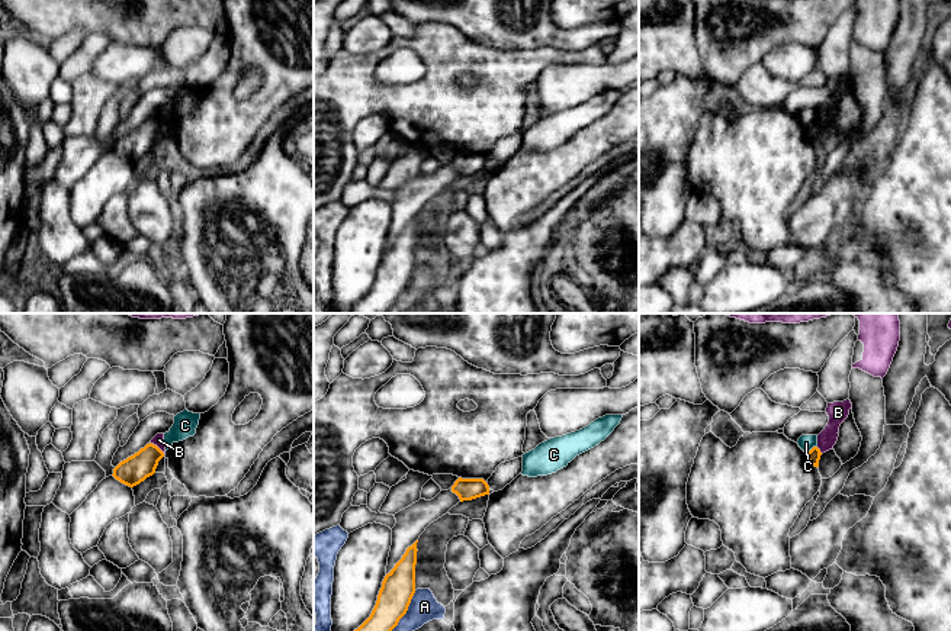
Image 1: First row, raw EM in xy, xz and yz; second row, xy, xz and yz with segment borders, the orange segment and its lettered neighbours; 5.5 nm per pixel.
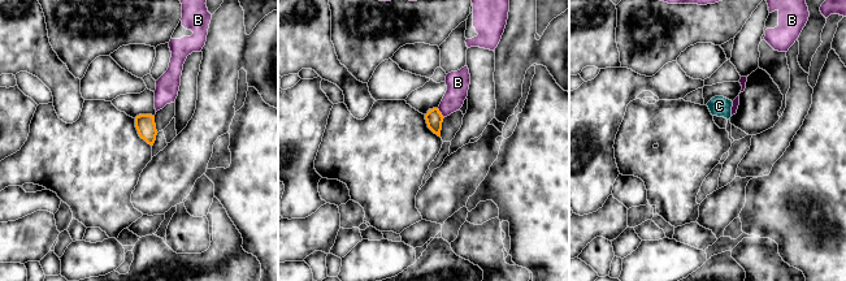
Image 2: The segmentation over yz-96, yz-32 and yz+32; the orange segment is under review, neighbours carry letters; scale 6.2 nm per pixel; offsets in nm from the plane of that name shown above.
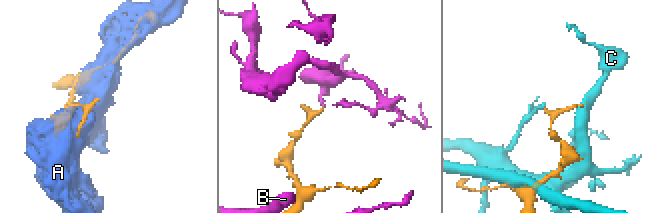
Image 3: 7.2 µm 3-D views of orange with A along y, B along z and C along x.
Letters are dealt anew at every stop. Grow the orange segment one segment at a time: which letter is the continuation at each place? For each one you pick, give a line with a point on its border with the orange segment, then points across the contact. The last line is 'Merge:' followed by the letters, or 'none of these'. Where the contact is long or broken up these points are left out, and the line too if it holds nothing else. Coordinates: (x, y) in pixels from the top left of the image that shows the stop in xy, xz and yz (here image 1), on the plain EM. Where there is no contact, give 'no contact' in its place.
Merge: none of these

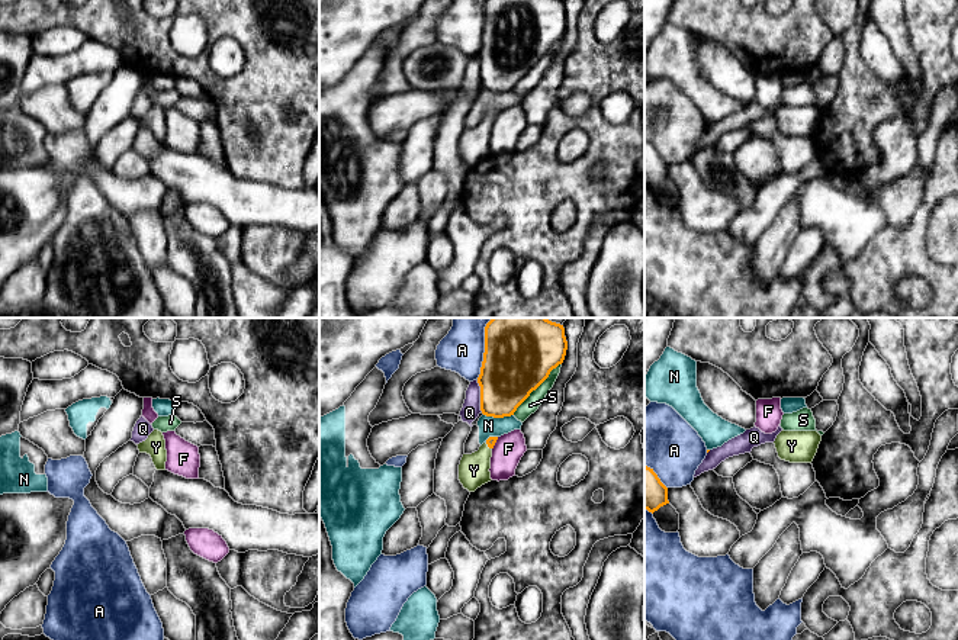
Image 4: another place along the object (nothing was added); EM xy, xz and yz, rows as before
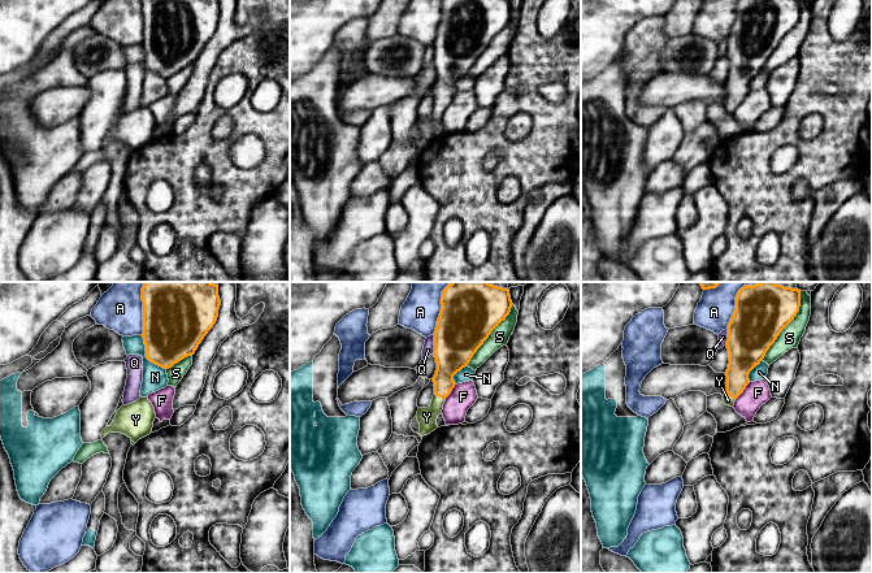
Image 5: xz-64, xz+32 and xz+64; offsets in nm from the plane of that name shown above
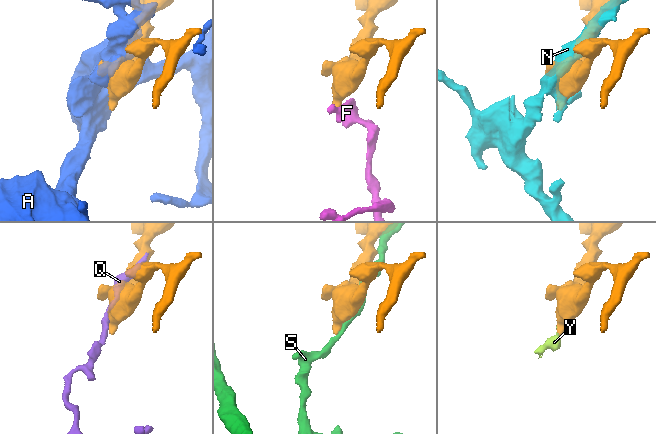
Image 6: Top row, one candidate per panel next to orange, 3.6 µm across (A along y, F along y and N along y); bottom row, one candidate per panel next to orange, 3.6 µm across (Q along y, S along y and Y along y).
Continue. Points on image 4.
Y: meets orange in xz at (488, 121); runs through xz (491, 116), (488, 121), (473, 145)
Merge: Y

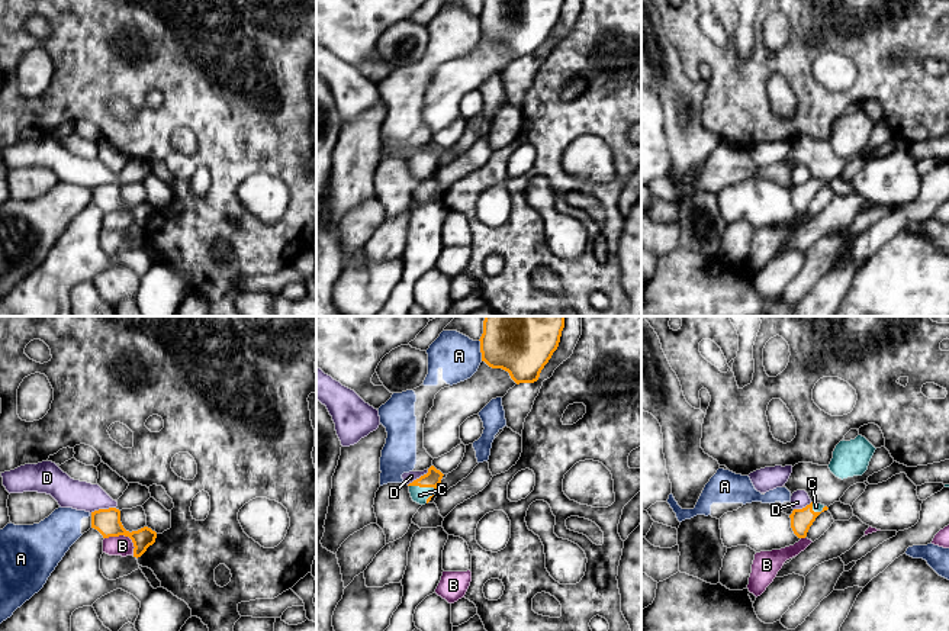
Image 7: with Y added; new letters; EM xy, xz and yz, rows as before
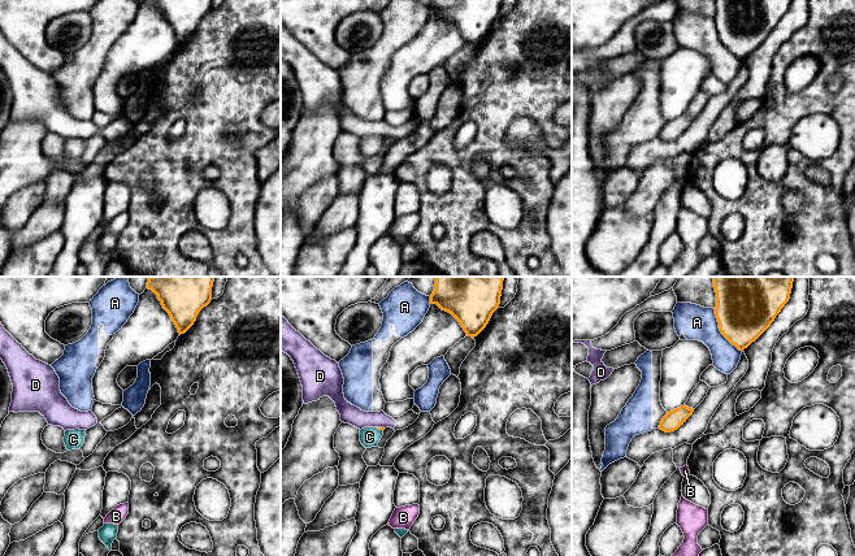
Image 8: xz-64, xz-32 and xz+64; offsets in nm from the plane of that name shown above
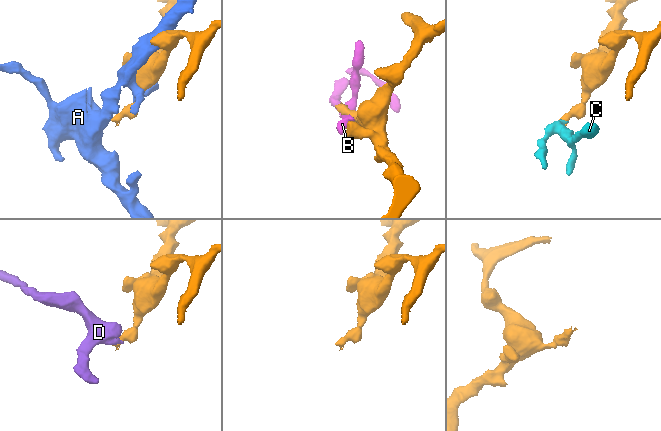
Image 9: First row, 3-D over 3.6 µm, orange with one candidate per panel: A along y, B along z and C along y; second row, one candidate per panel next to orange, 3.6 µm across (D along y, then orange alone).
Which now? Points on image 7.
C: meets orange in xz at (422, 161); runs through xz (433, 153), (422, 161), (420, 170)
Merge: C

